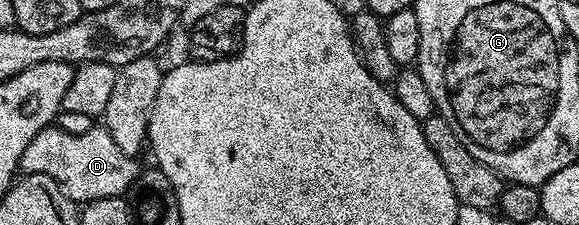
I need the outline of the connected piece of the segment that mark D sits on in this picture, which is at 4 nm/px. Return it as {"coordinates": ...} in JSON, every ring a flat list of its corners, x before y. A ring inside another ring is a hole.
{"coordinates":[[48,127,35,136,29,147,25,147,19,169,24,174,49,175,49,179,63,186,72,201,86,203,102,197,124,196,141,172,139,163,136,158,125,155,125,151,121,151,105,131,92,131,78,137,58,127]]}

